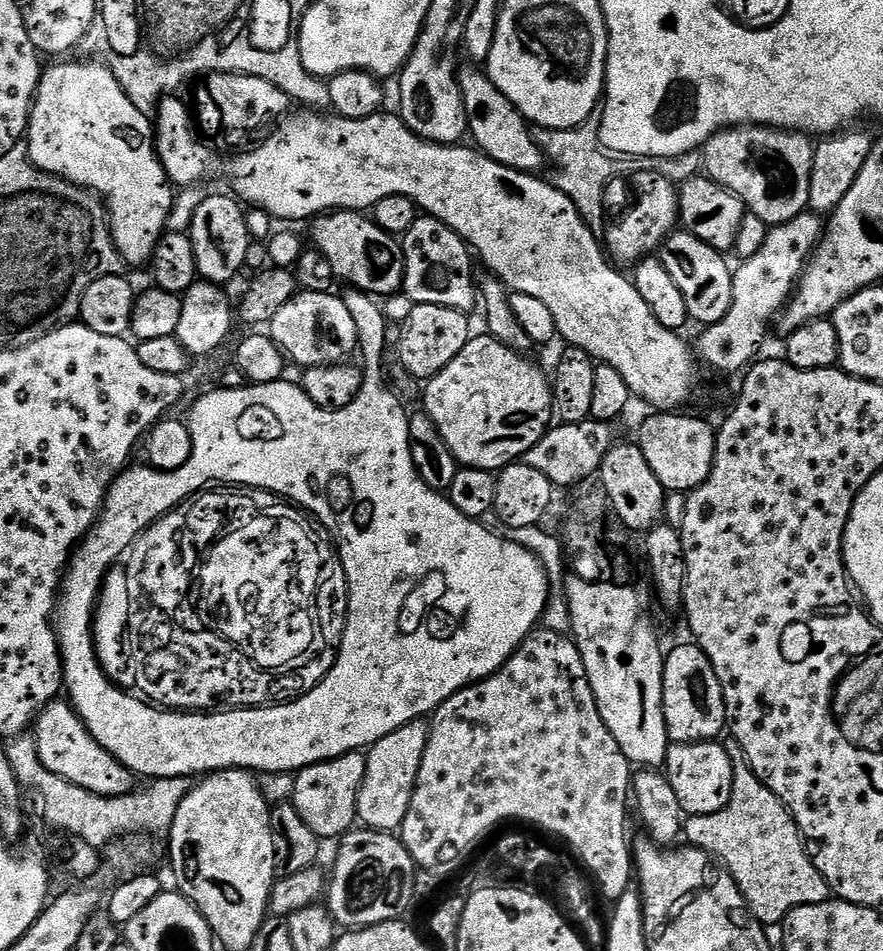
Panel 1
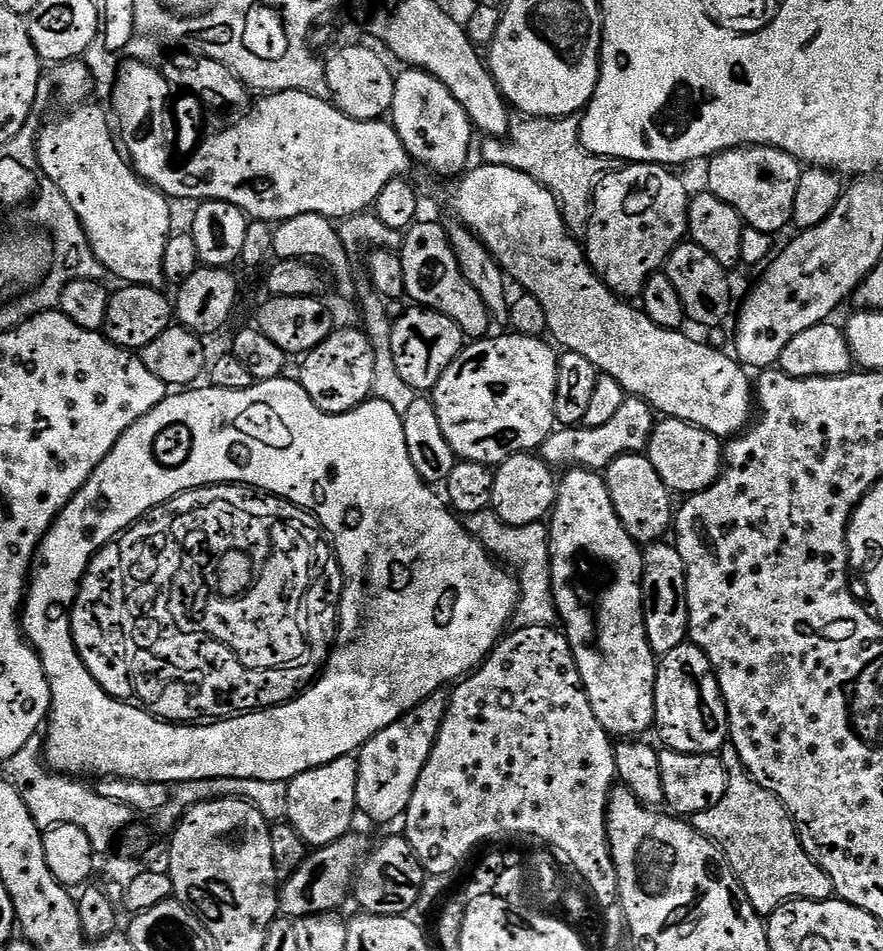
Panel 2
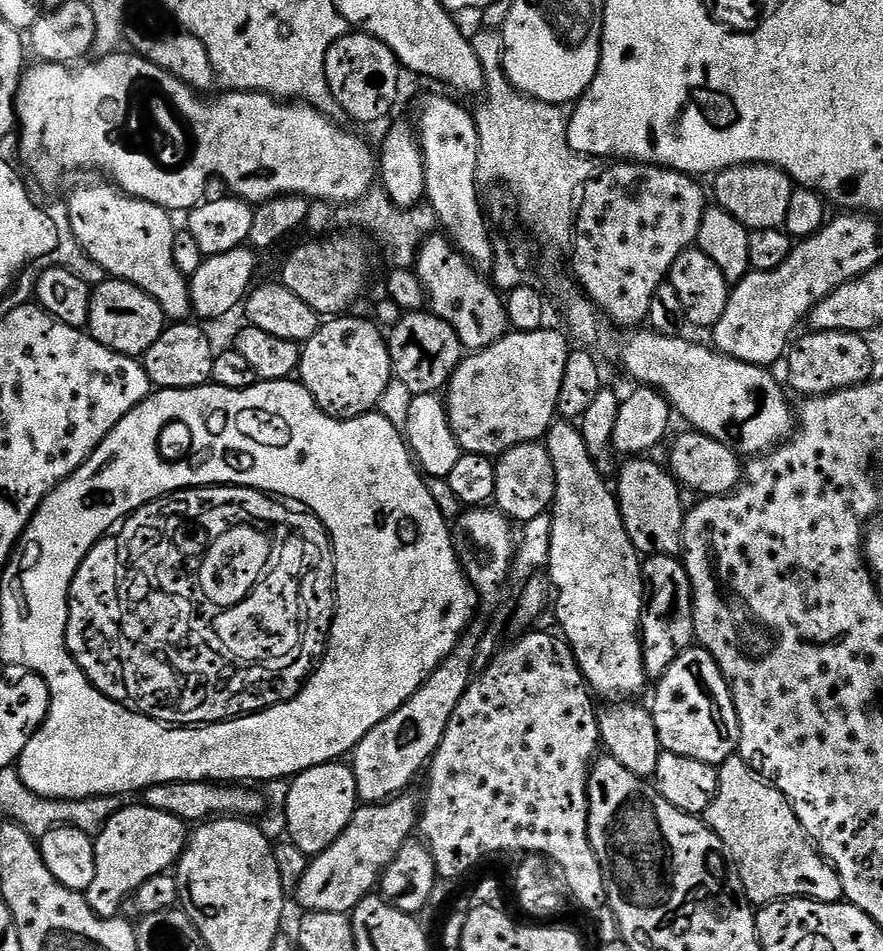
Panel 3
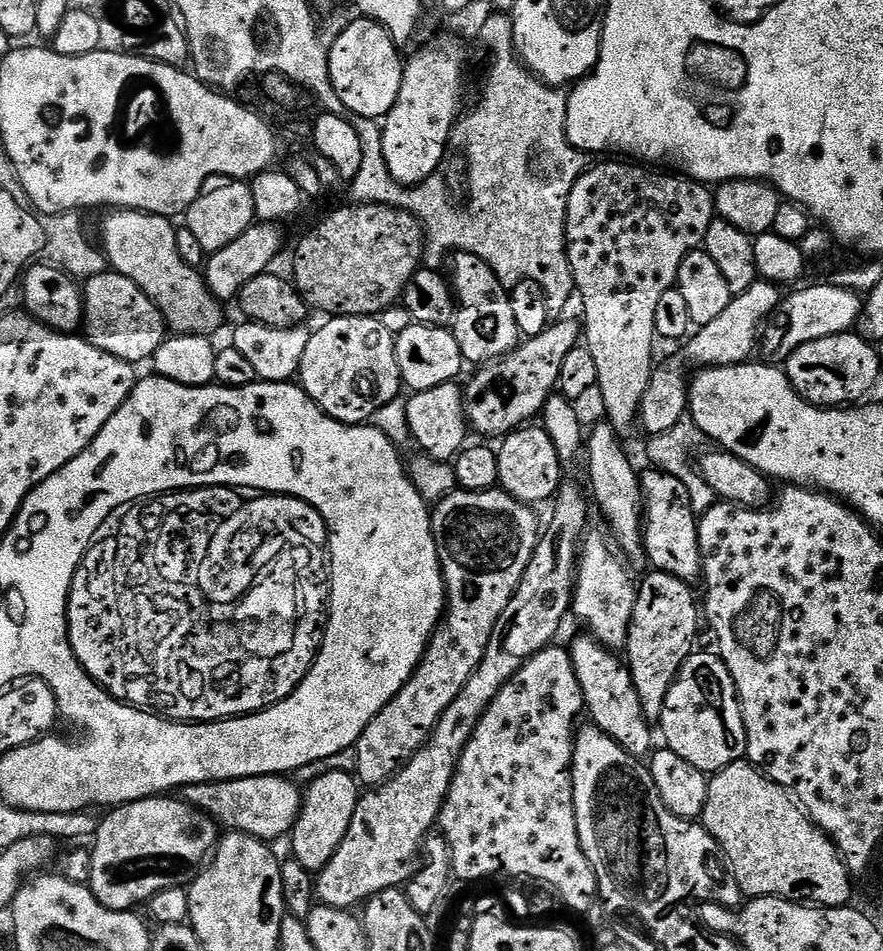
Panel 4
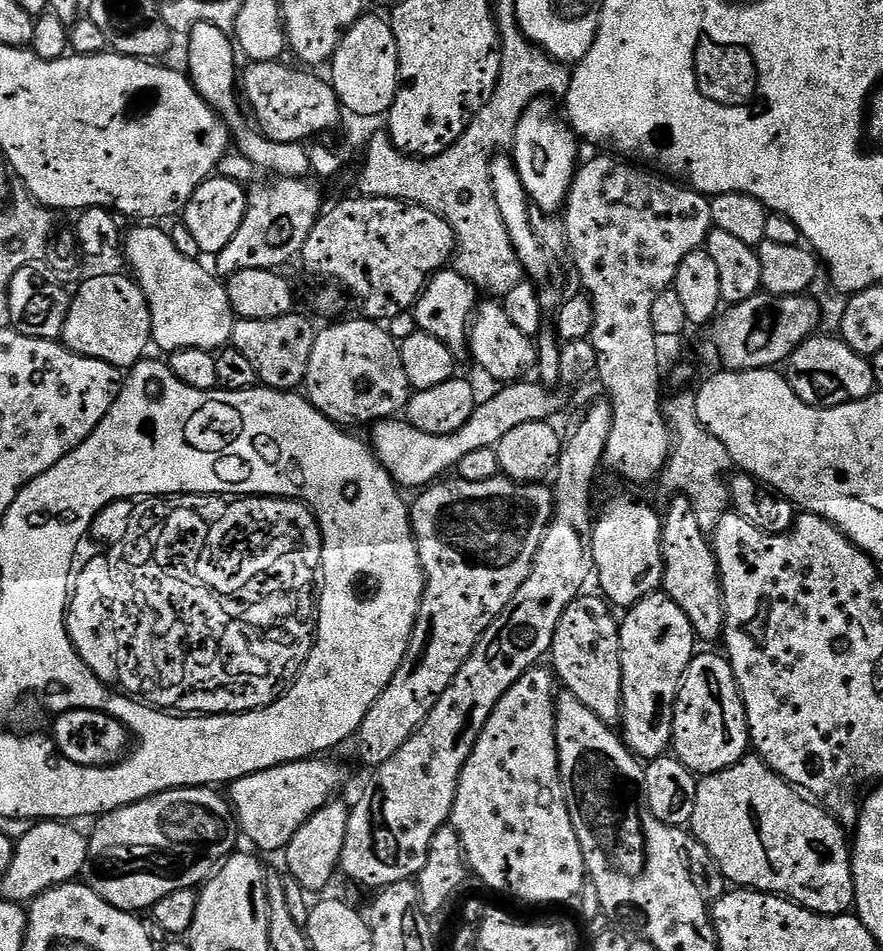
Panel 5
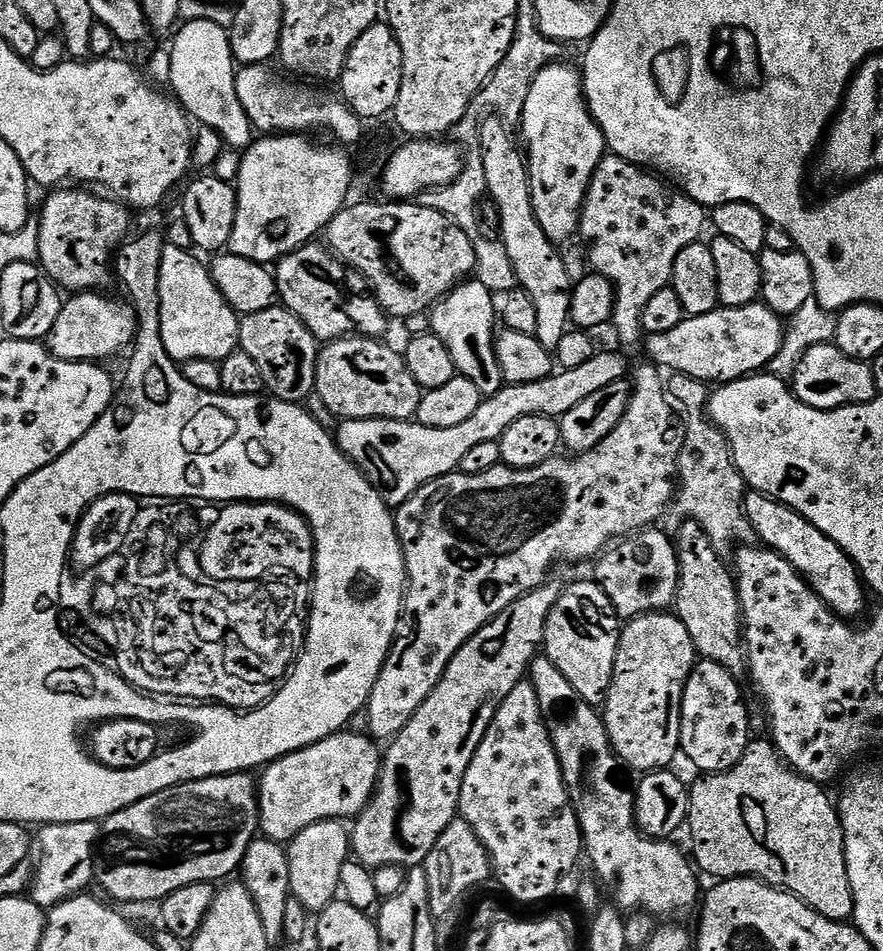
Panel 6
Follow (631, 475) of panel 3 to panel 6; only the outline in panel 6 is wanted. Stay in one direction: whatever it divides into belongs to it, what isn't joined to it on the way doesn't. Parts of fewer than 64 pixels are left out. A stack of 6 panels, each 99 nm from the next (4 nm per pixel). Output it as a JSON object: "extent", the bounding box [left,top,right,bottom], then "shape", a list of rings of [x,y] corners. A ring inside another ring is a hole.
{"extent":[674,519,746,674],"shape":[[[685,519],[680,533],[675,533],[676,557],[678,558],[678,590],[674,601],[674,615],[690,633],[696,654],[700,660],[718,662],[718,666],[733,674],[740,674],[746,668],[746,653],[742,647],[742,617],[740,595],[736,592],[733,573],[724,569],[719,560],[718,549],[708,540],[707,534],[698,522]]]}

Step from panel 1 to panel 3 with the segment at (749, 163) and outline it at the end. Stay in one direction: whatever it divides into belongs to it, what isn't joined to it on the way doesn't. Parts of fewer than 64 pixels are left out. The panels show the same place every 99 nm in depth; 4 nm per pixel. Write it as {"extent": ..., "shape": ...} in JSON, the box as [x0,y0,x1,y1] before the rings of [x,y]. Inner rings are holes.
{"extent":[714,164,794,230],"shape":[[[739,164],[736,168],[726,168],[722,172],[715,173],[714,180],[716,180],[715,203],[725,208],[734,218],[738,218],[738,222],[742,222],[749,230],[784,228],[794,182],[781,168],[769,164]]]}

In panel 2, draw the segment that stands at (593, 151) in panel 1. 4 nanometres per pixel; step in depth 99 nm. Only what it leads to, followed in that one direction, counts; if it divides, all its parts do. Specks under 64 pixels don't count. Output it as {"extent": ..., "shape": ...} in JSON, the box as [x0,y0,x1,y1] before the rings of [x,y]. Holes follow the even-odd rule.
{"extent":[483,116,601,234],"shape":[[[530,116],[520,118],[509,128],[507,138],[488,138],[483,142],[483,163],[510,166],[530,174],[546,190],[556,195],[556,201],[565,209],[564,220],[574,234],[587,229],[592,217],[592,193],[595,192],[601,175],[601,161],[587,152],[580,144],[581,117],[575,116]]]}

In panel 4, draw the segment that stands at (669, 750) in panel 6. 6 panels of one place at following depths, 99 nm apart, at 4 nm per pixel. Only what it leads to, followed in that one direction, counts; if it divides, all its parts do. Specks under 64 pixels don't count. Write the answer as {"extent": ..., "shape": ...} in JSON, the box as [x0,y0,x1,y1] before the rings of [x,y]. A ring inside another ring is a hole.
{"extent":[626,571,702,722],"shape":[[[649,571],[649,576],[644,581],[639,581],[636,589],[636,601],[634,602],[634,614],[630,618],[630,630],[628,631],[628,643],[626,653],[626,667],[632,676],[634,690],[638,690],[638,702],[642,704],[644,717],[650,722],[659,721],[662,714],[662,706],[666,702],[666,694],[670,686],[676,680],[680,667],[686,662],[686,658],[692,655],[694,645],[692,639],[696,636],[696,627],[702,624],[702,612],[698,607],[698,600],[692,597],[692,592],[685,581],[674,578],[665,572]]]}

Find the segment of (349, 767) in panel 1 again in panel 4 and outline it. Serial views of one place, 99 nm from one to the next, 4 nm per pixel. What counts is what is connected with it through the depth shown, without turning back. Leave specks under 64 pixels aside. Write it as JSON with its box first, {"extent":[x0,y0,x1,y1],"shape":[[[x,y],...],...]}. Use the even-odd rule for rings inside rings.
{"extent":[290,771,362,874],"shape":[[[351,771],[348,772],[324,772],[308,789],[303,789],[300,813],[290,833],[291,855],[313,874],[320,873],[330,858],[334,858],[338,846],[342,846],[360,801],[362,792],[357,777]]]}

